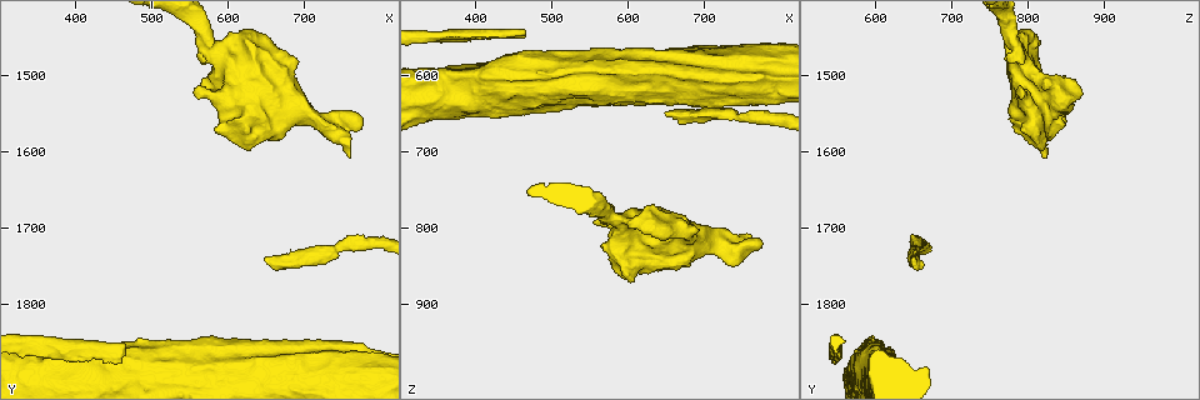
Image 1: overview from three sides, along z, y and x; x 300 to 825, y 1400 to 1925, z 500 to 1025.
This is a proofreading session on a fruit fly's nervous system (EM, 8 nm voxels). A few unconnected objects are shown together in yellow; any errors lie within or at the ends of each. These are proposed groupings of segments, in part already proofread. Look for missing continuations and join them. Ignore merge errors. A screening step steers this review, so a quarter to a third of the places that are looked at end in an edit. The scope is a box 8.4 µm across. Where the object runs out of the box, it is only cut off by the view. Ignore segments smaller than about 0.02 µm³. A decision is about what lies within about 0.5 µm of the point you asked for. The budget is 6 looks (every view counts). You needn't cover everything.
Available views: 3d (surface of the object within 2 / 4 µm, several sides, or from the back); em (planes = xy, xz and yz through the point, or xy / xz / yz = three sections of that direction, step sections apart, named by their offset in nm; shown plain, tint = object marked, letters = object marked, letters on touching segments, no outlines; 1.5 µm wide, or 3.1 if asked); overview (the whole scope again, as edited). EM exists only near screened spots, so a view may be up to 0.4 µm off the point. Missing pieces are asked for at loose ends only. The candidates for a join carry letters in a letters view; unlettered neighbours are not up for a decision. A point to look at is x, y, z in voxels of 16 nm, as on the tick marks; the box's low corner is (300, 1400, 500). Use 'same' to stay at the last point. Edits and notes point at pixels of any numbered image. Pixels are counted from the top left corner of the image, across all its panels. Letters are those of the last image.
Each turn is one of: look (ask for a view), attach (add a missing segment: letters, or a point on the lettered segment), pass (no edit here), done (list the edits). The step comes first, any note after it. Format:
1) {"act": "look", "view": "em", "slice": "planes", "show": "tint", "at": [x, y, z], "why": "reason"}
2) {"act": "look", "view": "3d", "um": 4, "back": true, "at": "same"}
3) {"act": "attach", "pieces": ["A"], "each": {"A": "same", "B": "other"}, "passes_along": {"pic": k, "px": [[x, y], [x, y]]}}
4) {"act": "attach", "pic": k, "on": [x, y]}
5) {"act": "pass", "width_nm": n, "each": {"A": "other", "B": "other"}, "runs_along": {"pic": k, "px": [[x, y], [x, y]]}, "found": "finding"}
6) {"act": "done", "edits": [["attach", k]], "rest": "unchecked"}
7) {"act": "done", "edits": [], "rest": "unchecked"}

{"act": "look", "view": "3d", "um": 4, "at": [555, 1520, 795], "why": "an open end"}

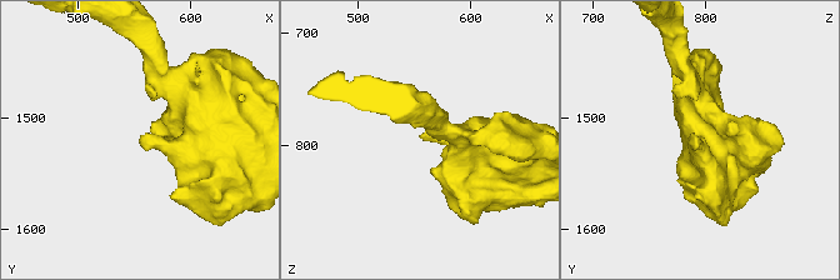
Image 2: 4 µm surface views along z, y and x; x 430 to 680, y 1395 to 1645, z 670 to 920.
{"act": "look", "view": "em", "slice": "yz", "step": 8, "show": "tint", "at": [558, 1520, 794]}

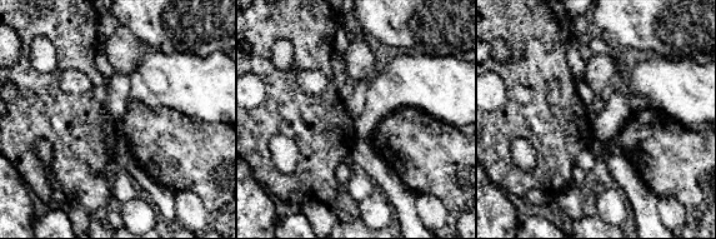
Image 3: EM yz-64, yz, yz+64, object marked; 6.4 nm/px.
{"act": "look", "view": "em", "slice": "planes", "show": "letters", "at": "same", "why": "cut it another way"}

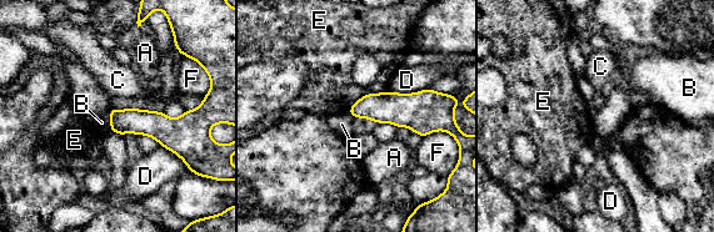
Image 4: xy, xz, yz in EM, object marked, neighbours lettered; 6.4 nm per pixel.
{"act": "pass", "longest_contact_nm": ["E", 280], "each": {"A": "other", "B": "other", "C": "other", "D": "other", "E": "other", "F": "other"}, "border": {"pic": 4, "px": [[109, 111], [109, 126], [111, 130]]}, "found": "no lettered segment goes on from it"}

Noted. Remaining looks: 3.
{"act": "look", "view": "em", "slice": "planes", "show": "plain", "at": [650, 1740, 650]}

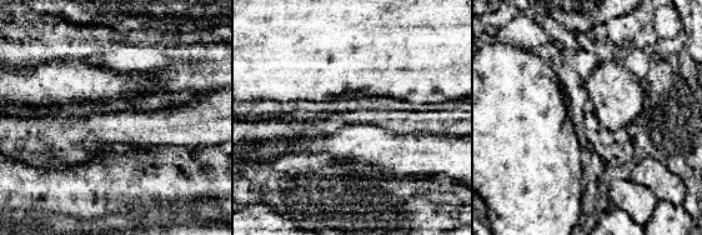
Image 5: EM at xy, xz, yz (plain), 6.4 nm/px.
{"act": "look", "view": "em", "slice": "planes", "show": "letters", "at": "same"}

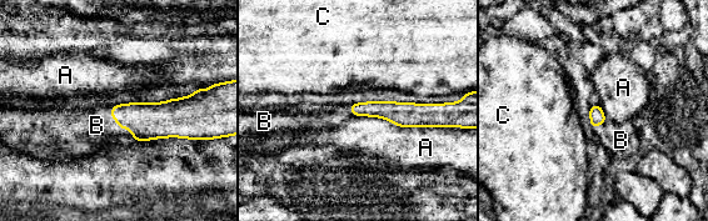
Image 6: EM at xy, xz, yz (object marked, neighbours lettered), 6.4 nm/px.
{"act": "attach", "pieces": ["B"], "each": {"A": "other", "B": "same", "C": "other"}, "found": "it goes on there"}

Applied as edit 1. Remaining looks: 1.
{"act": "done", "edits": [["attach", 6]], "rest": "unchecked"}

